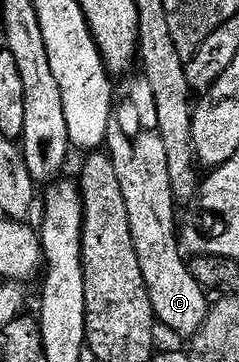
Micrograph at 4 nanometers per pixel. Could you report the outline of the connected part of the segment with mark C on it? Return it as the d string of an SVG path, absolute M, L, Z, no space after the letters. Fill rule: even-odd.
M165 233L157 247L149 245L149 251L145 249L145 255L141 251L135 252L156 320L162 326L164 324L167 328L186 335L186 338L193 338L206 319L210 302L205 297L206 290L191 275L186 258L183 259L180 254L183 254L183 251L178 234Z

